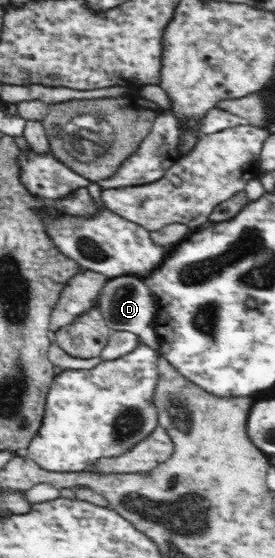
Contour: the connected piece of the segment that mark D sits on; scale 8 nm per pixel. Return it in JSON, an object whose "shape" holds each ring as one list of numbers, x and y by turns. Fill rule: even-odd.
{"shape":[[121,276,110,278,100,292,98,309,112,331,130,332,136,334,146,344,154,349,158,347,157,334,152,327,156,311,156,297,146,286,144,280,135,276]]}

